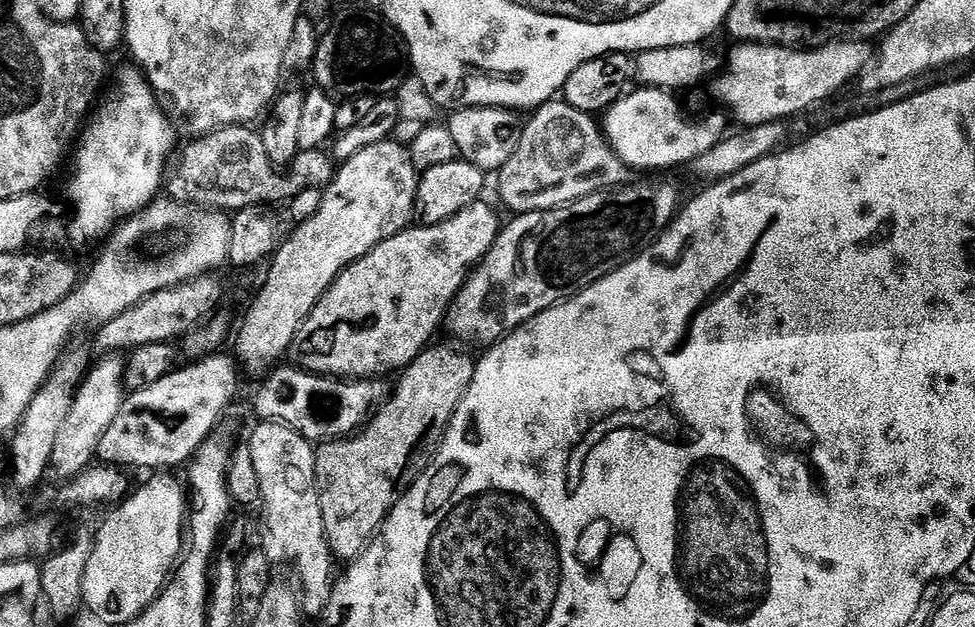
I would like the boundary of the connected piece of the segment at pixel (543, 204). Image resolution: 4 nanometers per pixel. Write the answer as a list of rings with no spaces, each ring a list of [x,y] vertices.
[[[553,98],[529,116],[532,117],[523,125],[514,154],[510,154],[498,173],[500,200],[509,208],[509,213],[545,212],[551,208],[562,208],[587,196],[619,189],[623,185],[620,183],[630,175],[629,167],[616,156],[615,150],[605,139],[601,125],[595,124],[593,114],[576,110],[563,98]]]

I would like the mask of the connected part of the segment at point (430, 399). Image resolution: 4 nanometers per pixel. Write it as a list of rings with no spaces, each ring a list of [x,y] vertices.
[[[429,346],[414,362],[399,373],[396,389],[375,409],[374,415],[355,434],[343,440],[329,440],[315,449],[318,502],[322,506],[324,537],[337,561],[351,562],[368,547],[372,537],[384,525],[384,519],[408,487],[428,468],[435,456],[448,423],[454,418],[477,366],[475,359],[463,356],[452,348]]]

